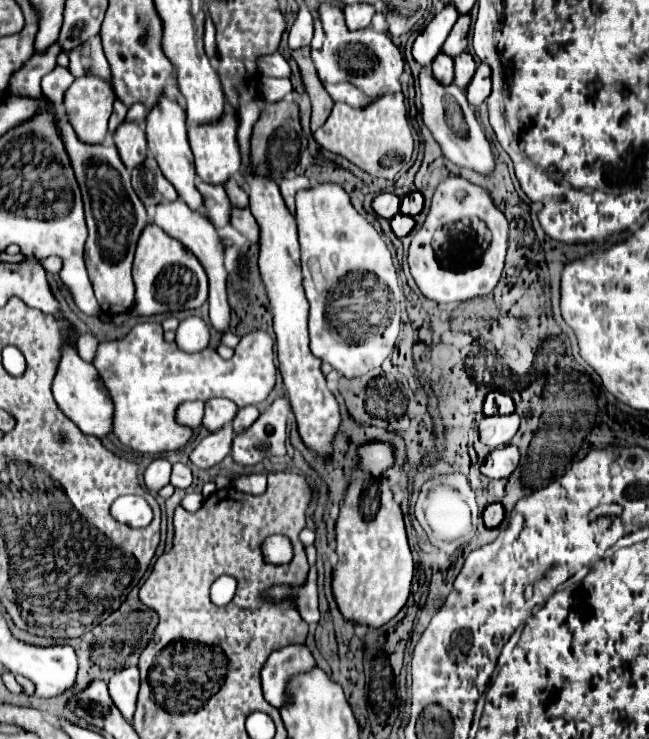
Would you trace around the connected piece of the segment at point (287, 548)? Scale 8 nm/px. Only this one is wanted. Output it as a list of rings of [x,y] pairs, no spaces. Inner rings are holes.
[[[273,534],[267,536],[267,540],[261,544],[261,554],[267,564],[283,566],[293,560],[293,544],[291,540],[287,540],[287,536]]]

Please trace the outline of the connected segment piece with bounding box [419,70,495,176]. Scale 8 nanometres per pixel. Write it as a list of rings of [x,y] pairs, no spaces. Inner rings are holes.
[[[421,70],[421,104],[423,104],[423,122],[429,128],[431,136],[441,146],[441,152],[447,160],[457,164],[459,168],[469,168],[477,174],[489,176],[495,170],[495,158],[491,152],[491,144],[487,142],[467,98],[465,92],[455,84],[441,86],[427,70]]]

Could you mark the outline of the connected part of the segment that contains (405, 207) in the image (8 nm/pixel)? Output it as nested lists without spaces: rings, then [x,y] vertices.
[[[411,192],[407,194],[403,200],[401,200],[401,214],[407,214],[407,216],[417,216],[423,208],[423,196],[421,192]]]

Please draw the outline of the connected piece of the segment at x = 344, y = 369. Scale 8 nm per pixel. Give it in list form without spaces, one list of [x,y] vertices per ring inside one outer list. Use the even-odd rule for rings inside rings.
[[[321,184],[311,190],[297,192],[295,220],[301,244],[303,288],[309,300],[311,352],[319,360],[329,362],[345,378],[363,376],[369,370],[379,368],[383,360],[393,352],[401,326],[399,316],[401,316],[403,290],[397,282],[397,270],[393,266],[391,252],[387,244],[381,240],[379,232],[353,208],[347,192],[337,184]],[[347,276],[349,286],[339,286],[339,282],[343,282]]]

